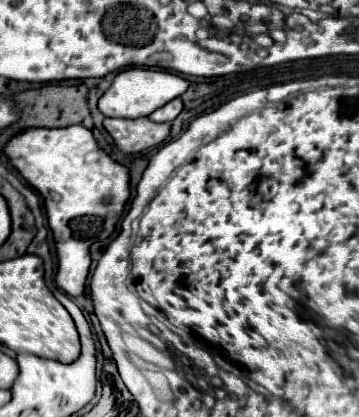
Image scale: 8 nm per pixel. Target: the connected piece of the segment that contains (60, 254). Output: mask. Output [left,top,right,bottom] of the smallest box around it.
[3,125,129,295]

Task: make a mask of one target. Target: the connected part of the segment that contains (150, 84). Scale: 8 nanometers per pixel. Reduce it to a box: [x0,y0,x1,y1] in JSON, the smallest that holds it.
[99,67,189,119]

